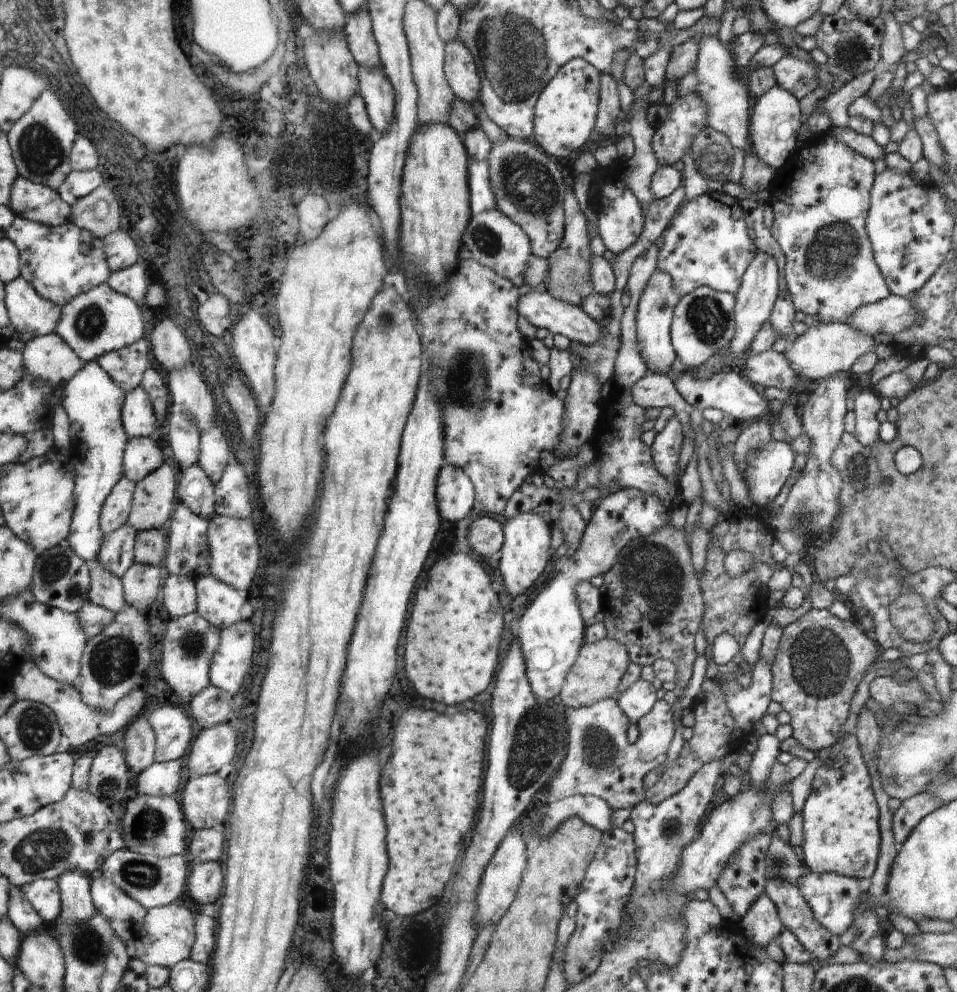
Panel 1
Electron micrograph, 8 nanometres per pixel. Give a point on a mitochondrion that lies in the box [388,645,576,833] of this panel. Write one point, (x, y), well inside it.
(536, 741)

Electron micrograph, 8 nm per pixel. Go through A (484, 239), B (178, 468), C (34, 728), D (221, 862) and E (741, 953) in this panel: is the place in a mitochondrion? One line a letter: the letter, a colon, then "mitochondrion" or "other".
A: mitochondrion
B: other
C: mitochondrion
D: other
E: other

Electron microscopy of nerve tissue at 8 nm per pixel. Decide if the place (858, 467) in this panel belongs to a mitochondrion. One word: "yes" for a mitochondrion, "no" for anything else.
yes

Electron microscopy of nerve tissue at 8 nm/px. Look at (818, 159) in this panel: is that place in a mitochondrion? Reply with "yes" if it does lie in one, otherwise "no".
no

